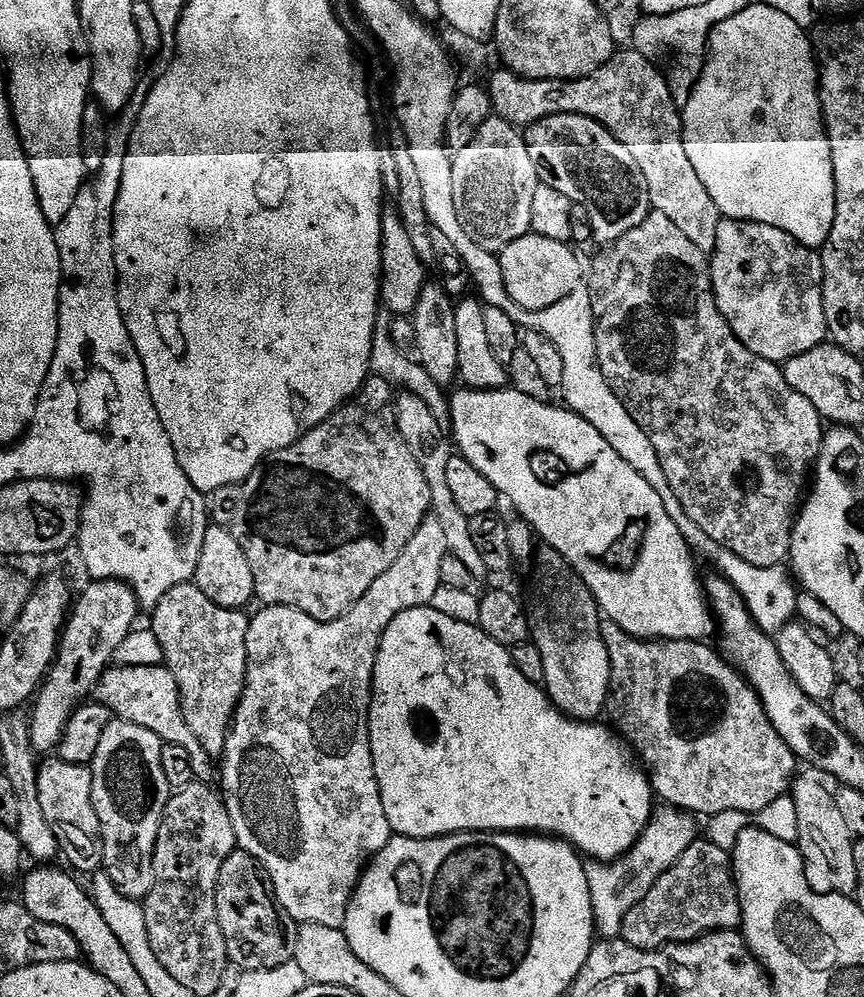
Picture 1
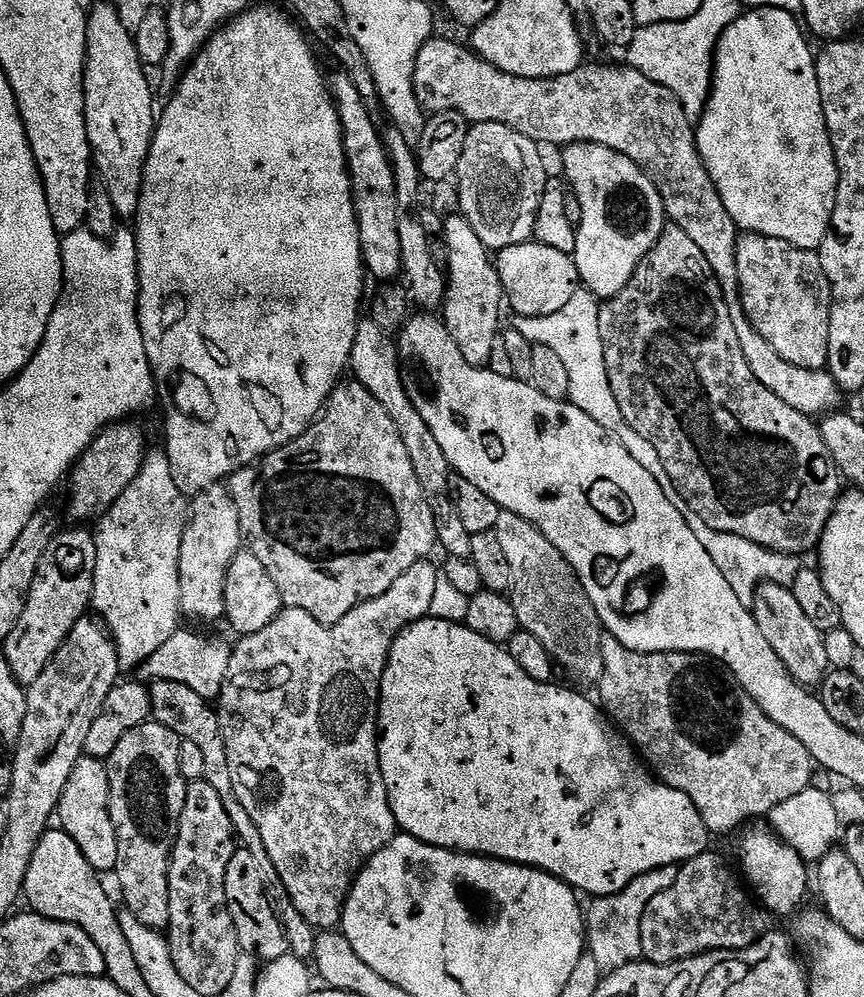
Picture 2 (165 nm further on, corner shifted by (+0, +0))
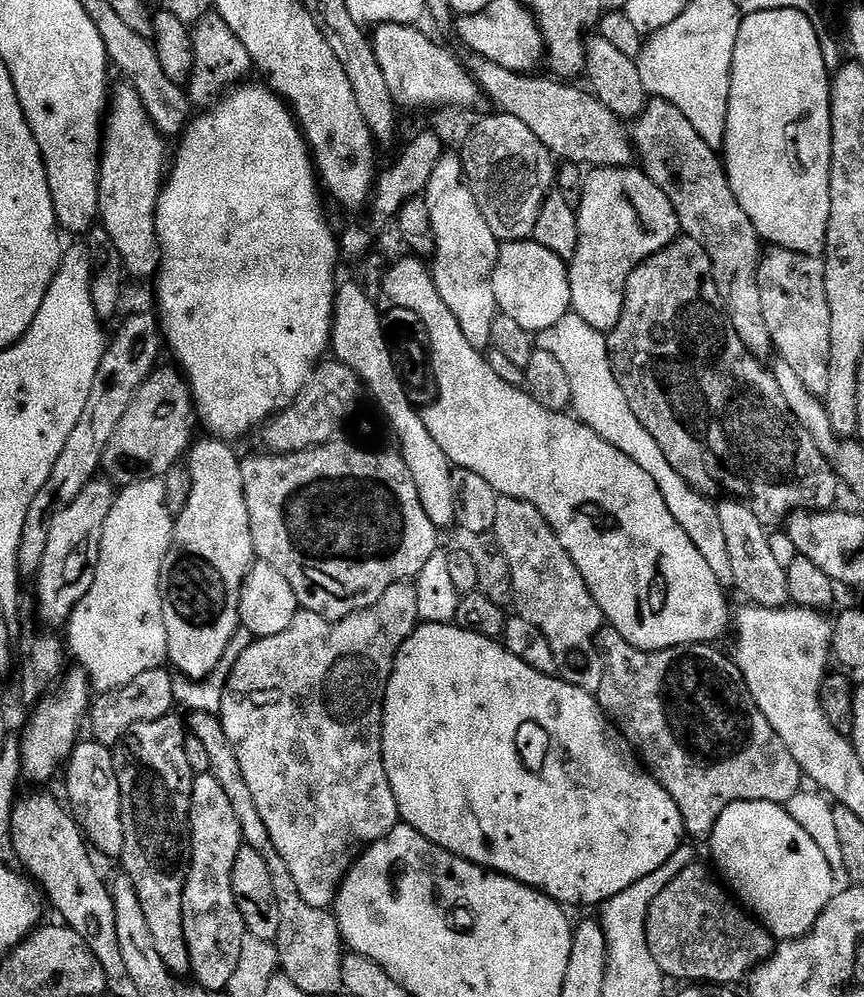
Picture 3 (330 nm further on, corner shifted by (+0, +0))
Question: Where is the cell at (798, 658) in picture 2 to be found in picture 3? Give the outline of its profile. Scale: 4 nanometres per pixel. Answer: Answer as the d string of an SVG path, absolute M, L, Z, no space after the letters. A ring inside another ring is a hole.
M725 499L718 507L718 522L722 522L722 535L726 538L726 554L730 554L730 570L732 571L732 584L742 595L745 601L751 602L758 608L782 608L789 603L786 574L788 570L778 566L778 558L770 550L769 533L766 525L754 518L752 511L739 500Z

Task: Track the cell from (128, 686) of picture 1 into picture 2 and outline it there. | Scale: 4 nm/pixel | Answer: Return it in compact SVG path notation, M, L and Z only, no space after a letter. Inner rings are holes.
M158 681L151 685L150 691L152 694L151 719L157 724L174 730L174 734L180 737L181 740L194 742L202 749L202 754L206 758L203 780L210 786L214 786L214 790L218 790L218 794L226 806L226 814L230 814L230 822L236 831L237 841L250 854L254 854L258 871L262 874L262 878L268 887L268 896L275 904L276 911L280 914L280 920L284 923L284 933L288 939L289 953L302 961L315 957L317 929L313 928L310 922L306 922L306 918L302 918L302 914L294 906L294 902L288 896L288 891L284 889L284 883L280 881L280 875L274 866L274 862L270 862L270 854L266 854L266 846L262 846L262 834L258 834L258 826L254 826L254 818L250 818L250 814L246 814L246 806L242 806L242 802L238 802L238 798L234 794L234 782L230 774L226 742L220 729L220 718L217 709L207 699L196 694L190 687L184 686L182 682Z

